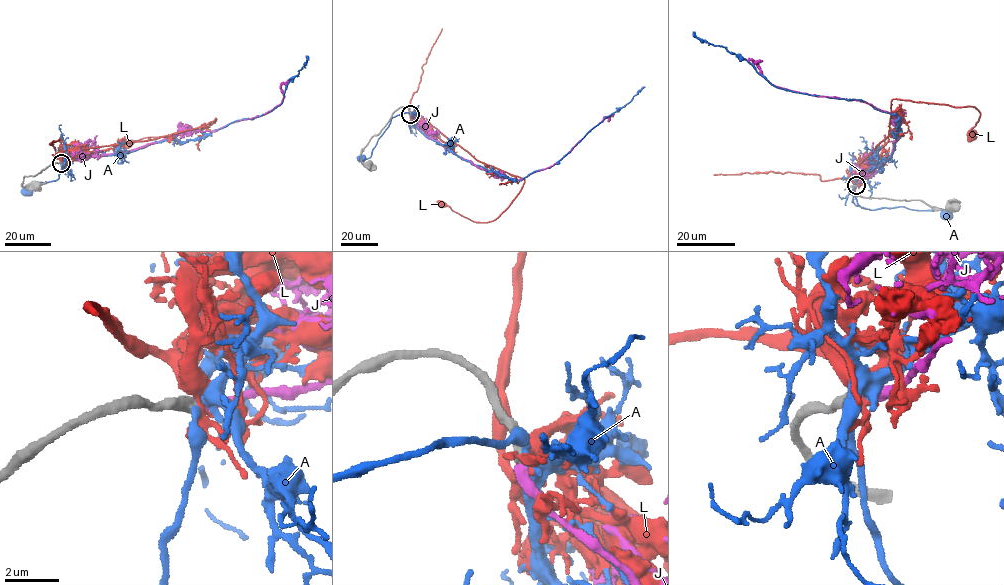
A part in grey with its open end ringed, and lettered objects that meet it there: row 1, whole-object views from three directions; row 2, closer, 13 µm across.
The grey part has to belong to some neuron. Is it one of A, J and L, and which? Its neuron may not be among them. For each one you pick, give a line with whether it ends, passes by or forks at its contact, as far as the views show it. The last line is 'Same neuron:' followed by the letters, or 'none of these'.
J: It ends there
Same neuron: J

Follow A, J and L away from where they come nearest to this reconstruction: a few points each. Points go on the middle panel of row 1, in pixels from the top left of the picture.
A: (411, 113), (391, 119), (371, 156), (362, 157)
J: (410, 114), (427, 134), (459, 156), (485, 170), (521, 179), (559, 161), (605, 117), (614, 114)
L: (410, 113), (415, 119), (427, 121), (477, 159), (524, 180), (515, 198), (492, 221), (474, 222), (441, 203)

